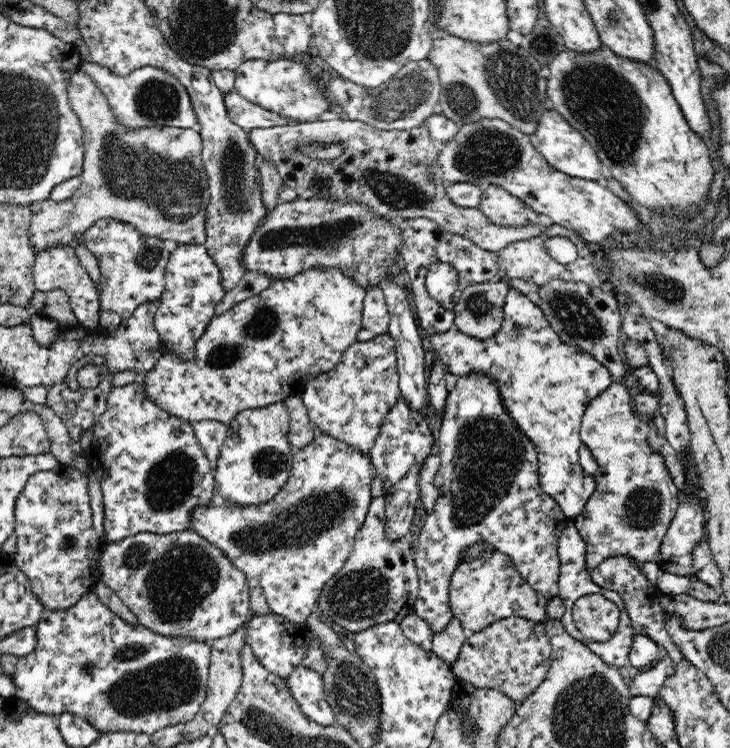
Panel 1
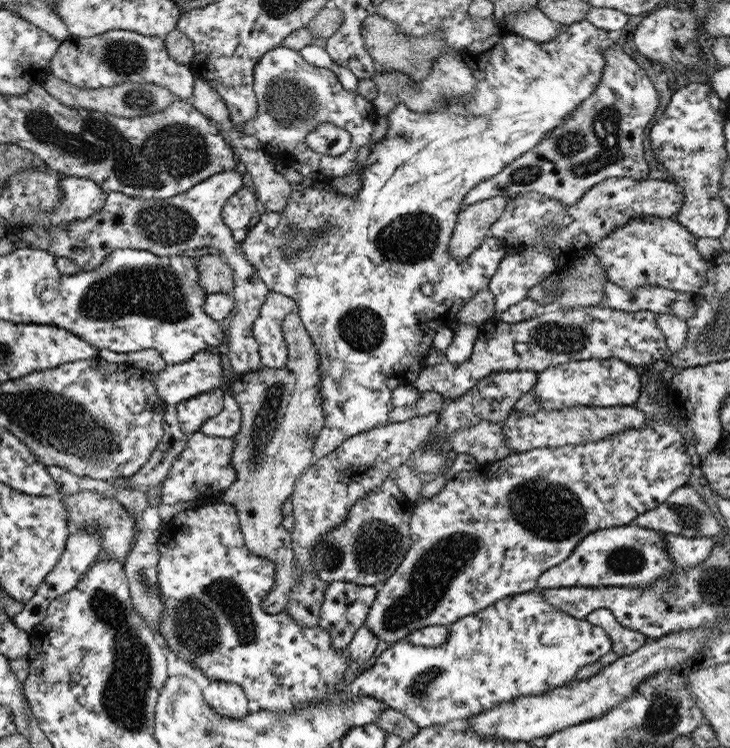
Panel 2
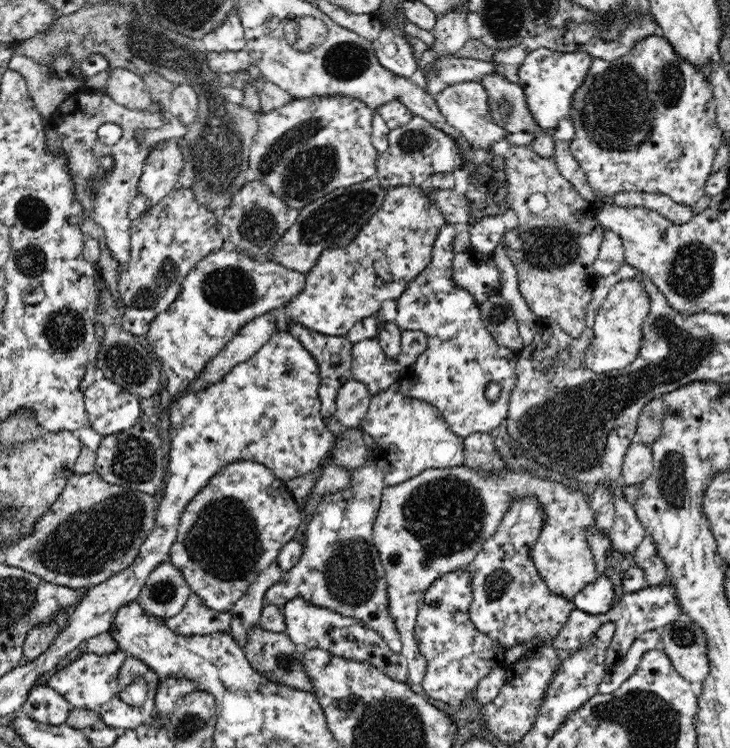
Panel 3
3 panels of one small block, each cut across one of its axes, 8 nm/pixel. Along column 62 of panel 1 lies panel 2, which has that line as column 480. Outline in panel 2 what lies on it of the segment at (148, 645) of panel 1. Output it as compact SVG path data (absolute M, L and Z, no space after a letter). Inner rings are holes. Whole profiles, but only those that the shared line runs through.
M536 589L521 594L512 594L496 600L491 606L486 606L473 614L458 618L455 622L452 622L448 628L449 634L447 634L447 640L443 642L443 646L427 648L403 644L401 641L391 644L389 648L385 648L380 656L377 656L377 660L375 660L375 663L370 669L367 668L367 670L361 672L361 674L356 676L354 680L348 684L347 693L355 697L371 697L371 699L383 703L383 705L389 709L402 712L407 718L410 718L417 724L419 729L427 728L457 718L467 719L468 717L498 706L500 703L527 695L545 694L547 691L551 691L553 687L563 687L564 684L570 684L570 682L573 682L575 679L575 673L577 673L581 667L596 662L597 659L609 653L611 649L611 642L609 642L605 631L597 626L592 626L591 623L585 619L579 620L578 618L573 618L571 615L565 614L562 610L555 610L551 605L548 605L548 602L545 602L544 596Z

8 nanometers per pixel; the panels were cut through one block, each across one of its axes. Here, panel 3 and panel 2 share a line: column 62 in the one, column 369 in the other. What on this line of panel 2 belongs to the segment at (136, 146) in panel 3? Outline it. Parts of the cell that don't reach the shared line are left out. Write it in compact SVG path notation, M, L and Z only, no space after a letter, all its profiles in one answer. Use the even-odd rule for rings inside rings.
M276 46L259 57L252 70L252 91L256 100L256 113L252 119L234 125L241 134L254 136L261 144L263 151L276 165L284 165L305 177L313 180L313 184L328 183L328 180L353 174L357 151L362 146L370 147L369 136L373 130L373 122L378 117L371 103L359 96L355 91L345 90L337 80L337 77L326 68L319 68L307 64L298 50ZM329 122L337 128L342 128L350 134L350 143L347 151L340 156L326 156L318 154L307 147L305 136L318 124Z

